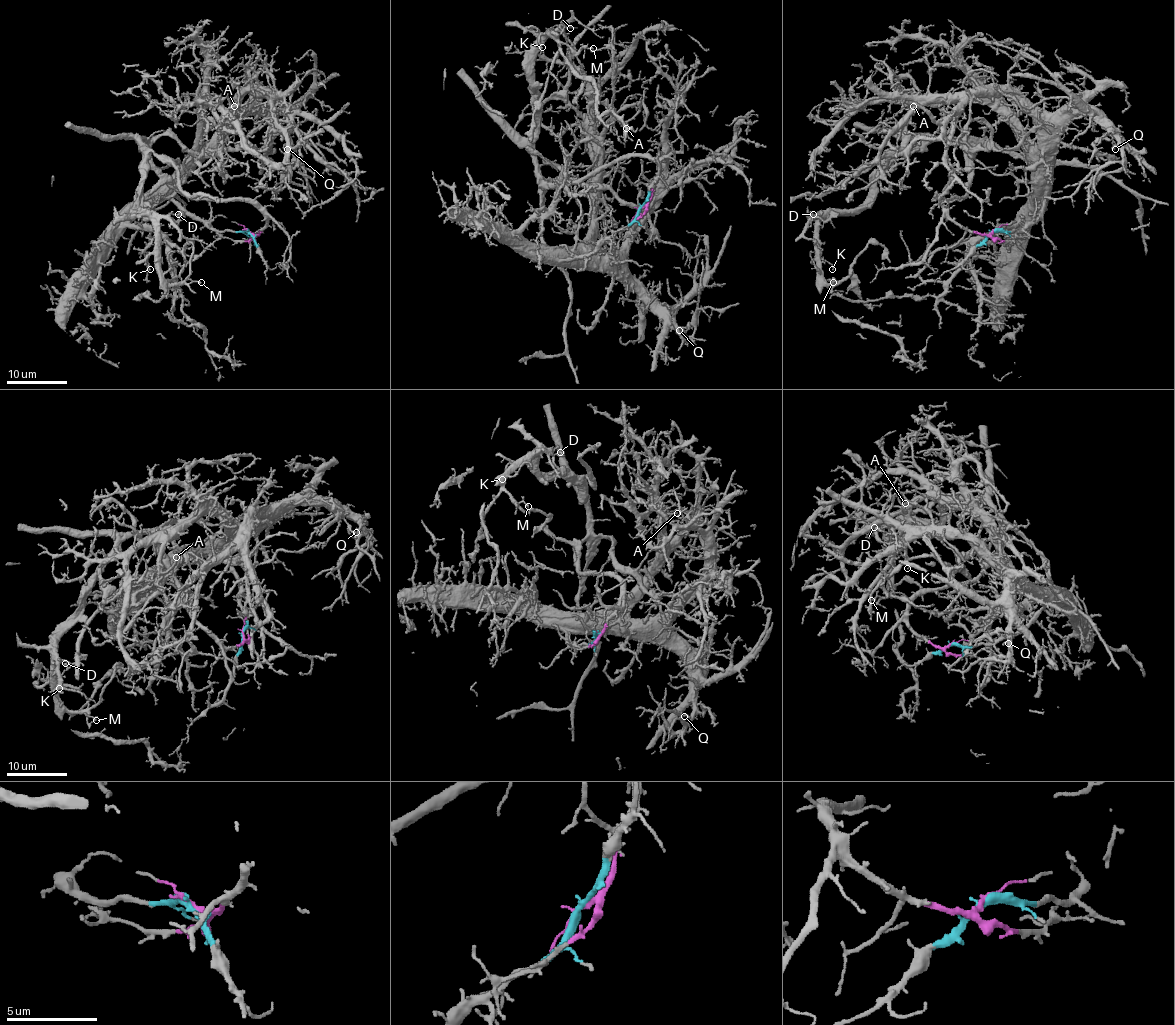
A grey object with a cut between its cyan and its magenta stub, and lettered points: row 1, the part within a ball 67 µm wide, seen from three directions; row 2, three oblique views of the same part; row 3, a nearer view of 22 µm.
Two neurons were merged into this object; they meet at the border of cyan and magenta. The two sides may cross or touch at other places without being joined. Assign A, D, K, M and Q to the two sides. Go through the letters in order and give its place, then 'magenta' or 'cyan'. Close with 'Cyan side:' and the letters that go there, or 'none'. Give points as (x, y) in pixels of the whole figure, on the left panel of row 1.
A: place (234, 106); cyan
D: place (178, 214); magenta
K: place (150, 269); magenta
M: place (201, 282); magenta
Q: place (287, 149); cyan
Cyan side: A, Q

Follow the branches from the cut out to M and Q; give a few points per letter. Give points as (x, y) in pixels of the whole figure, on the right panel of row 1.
M: (992, 232), (941, 203), (966, 192), (963, 149), (920, 140), (867, 204), (820, 223), (817, 272), (832, 283)
Q: (992, 232), (1025, 230), (1040, 215), (1046, 158), (1076, 116), (1091, 114), (1107, 128), (1115, 149)

